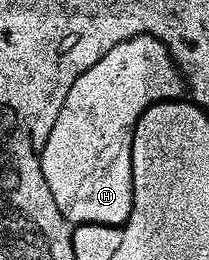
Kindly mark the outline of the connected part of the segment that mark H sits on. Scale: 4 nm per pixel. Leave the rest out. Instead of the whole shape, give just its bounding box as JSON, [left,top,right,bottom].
[38,34,184,226]

